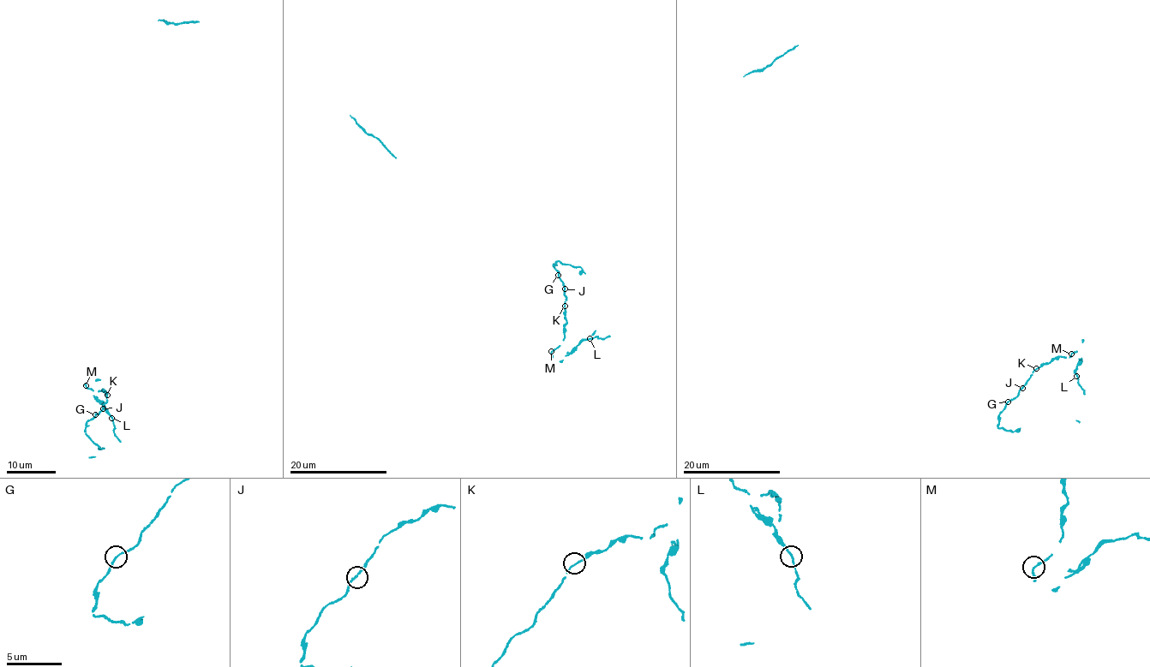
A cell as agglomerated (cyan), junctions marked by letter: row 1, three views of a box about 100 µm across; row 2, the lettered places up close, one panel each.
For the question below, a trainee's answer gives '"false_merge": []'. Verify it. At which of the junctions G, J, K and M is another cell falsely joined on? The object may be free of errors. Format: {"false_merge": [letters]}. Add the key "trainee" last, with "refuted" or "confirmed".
{"false_merge": ["M"], "trainee": "refuted"}

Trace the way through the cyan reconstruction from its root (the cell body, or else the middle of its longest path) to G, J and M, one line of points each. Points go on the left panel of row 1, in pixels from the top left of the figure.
G: (106, 391), (103, 408), (95, 413)
J: (106, 391), (103, 408)
M: (106, 391), (104, 393), (102, 390), (92, 390), (86, 385)

